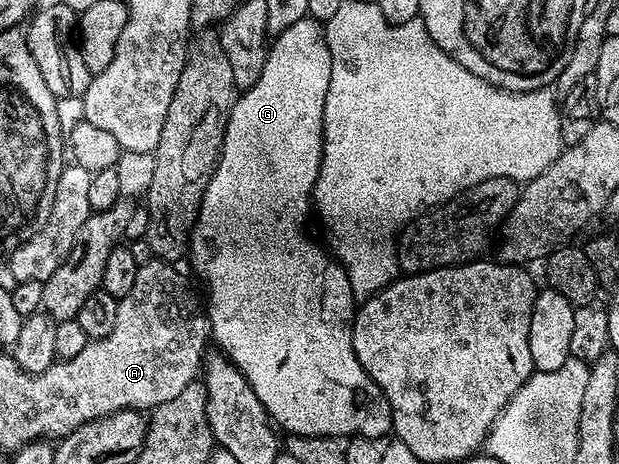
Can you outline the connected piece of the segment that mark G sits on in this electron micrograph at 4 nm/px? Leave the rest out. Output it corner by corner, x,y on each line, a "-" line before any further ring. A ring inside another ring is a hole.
303,17
298,19
298,23
294,23
294,27
286,27
286,31
275,34
274,40
271,42
268,50
268,58
262,67
262,75
258,75
258,79
248,89
243,90
233,100
232,107
228,111
228,122
224,125
224,142
220,148
220,158
216,164
214,175
210,179
210,183
204,192
204,198
200,204
200,212
196,214
196,226
192,229
190,238
190,258
196,264
196,269
202,276
208,280
208,301
206,297
206,312
208,314
208,323
210,326
210,337
213,342
216,341
219,348
222,350
225,357
232,361
238,367
238,371
242,375
246,375
246,379
250,383
250,387
254,387
254,395
258,395
258,399
262,399
262,407
266,407
269,417
281,430
285,429
285,434
293,437
339,437
347,439
349,437
374,437
384,439
384,436
389,436
392,433
392,412
390,411
390,403
386,399
386,395
378,387
378,383
374,383
374,379
370,379
370,375
366,375
366,371
362,367
362,363
358,363
358,355
354,355
354,343
352,342
352,319
356,315
358,308
358,299
352,293
350,287
350,279
346,275
346,271
341,267
339,261
323,244
320,245
312,238
312,233
308,230
308,220
313,220
314,217
314,194
316,184
320,178
320,168
322,167
322,155
324,154
324,108
326,107
326,91
330,87
330,75
332,74
332,56
328,50
328,44
324,38
324,25
316,21
312,17

